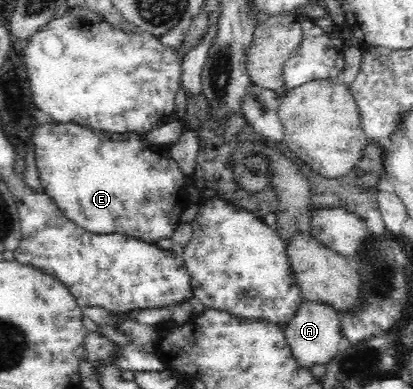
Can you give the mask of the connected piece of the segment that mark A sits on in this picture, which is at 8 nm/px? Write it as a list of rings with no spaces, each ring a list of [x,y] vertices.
[[[322,300],[302,301],[296,315],[283,328],[287,346],[291,348],[292,355],[298,360],[300,366],[312,369],[314,365],[326,365],[336,357],[340,339],[343,336],[341,318],[340,311]]]

